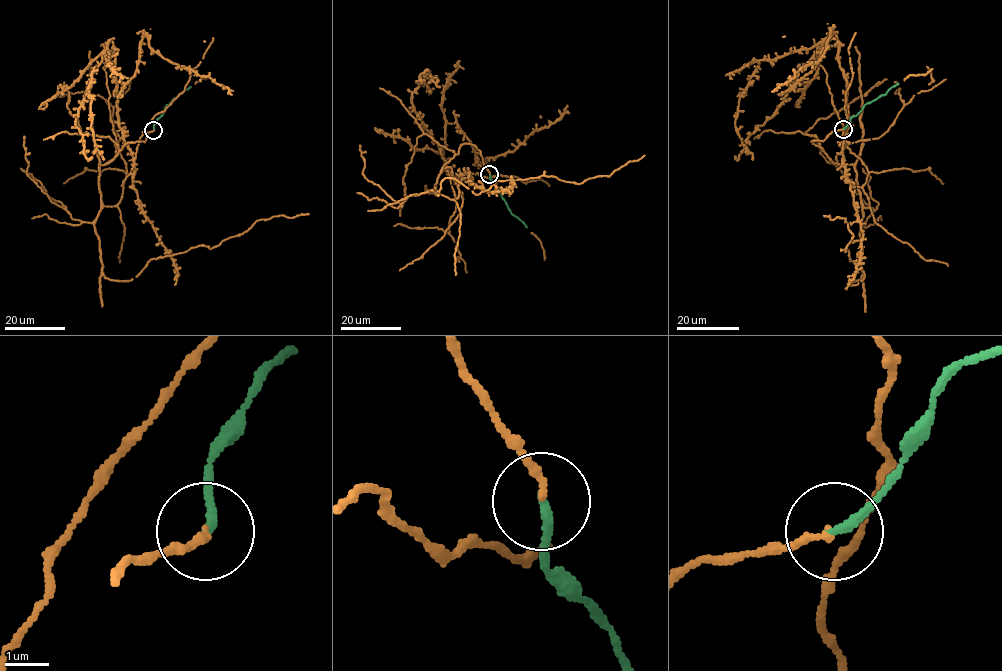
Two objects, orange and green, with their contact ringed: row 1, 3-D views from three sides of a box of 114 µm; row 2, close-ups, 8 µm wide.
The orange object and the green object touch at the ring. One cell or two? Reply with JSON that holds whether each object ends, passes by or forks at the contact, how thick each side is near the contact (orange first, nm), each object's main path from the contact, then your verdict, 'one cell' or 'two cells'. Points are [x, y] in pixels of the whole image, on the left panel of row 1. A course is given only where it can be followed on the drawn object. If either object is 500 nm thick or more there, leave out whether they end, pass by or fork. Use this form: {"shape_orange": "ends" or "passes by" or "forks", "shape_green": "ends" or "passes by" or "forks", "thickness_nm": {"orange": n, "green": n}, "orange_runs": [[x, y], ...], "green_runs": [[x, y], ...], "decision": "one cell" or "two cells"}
{"shape_orange": "ends", "shape_green": "ends", "thickness_nm": {"orange": 160, "green": 200}, "orange_runs": [[153, 130], [100, 165], [104, 206], [119, 201], [126, 169], [106, 57], [75, 126], [92, 151], [94, 66]], "green_runs": [[153, 130], [165, 106], [190, 86]], "decision": "one cell"}

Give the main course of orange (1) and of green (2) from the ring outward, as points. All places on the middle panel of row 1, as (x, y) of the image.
1: (489, 174), (464, 143), (436, 190), (462, 197), (412, 104), (427, 70), (430, 94)
2: (489, 174), (511, 213), (526, 227)

